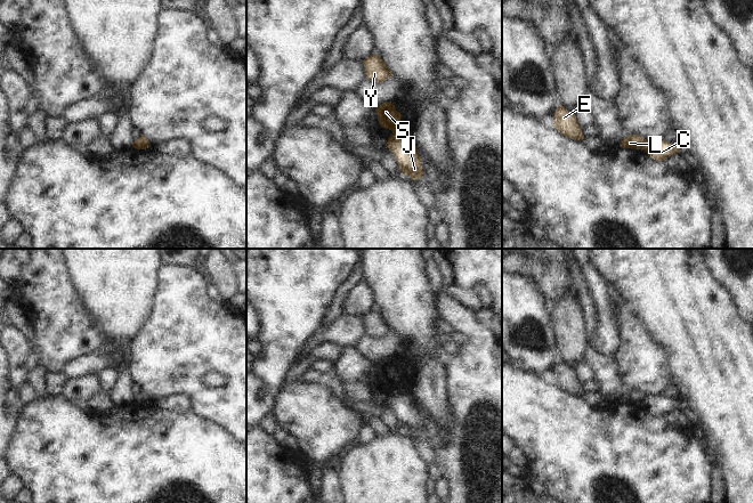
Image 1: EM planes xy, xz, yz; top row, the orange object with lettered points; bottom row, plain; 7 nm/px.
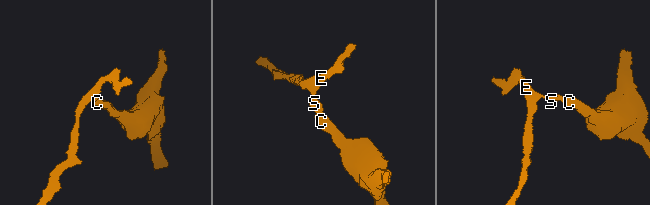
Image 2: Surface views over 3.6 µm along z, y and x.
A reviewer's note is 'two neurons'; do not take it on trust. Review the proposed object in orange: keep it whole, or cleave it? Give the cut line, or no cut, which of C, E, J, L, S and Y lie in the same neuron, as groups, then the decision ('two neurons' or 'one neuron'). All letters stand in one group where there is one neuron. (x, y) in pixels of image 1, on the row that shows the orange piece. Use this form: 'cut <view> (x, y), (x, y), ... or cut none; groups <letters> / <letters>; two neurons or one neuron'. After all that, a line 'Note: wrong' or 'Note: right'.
cut yz (646, 140), (641, 147); groups C J / E L S Y; two neurons
Note: right

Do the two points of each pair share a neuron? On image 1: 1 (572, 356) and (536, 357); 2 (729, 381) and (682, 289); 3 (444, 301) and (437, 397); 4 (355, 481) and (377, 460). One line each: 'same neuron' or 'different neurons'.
1: different neurons
2: same neuron
3: different neurons
4: same neuron

